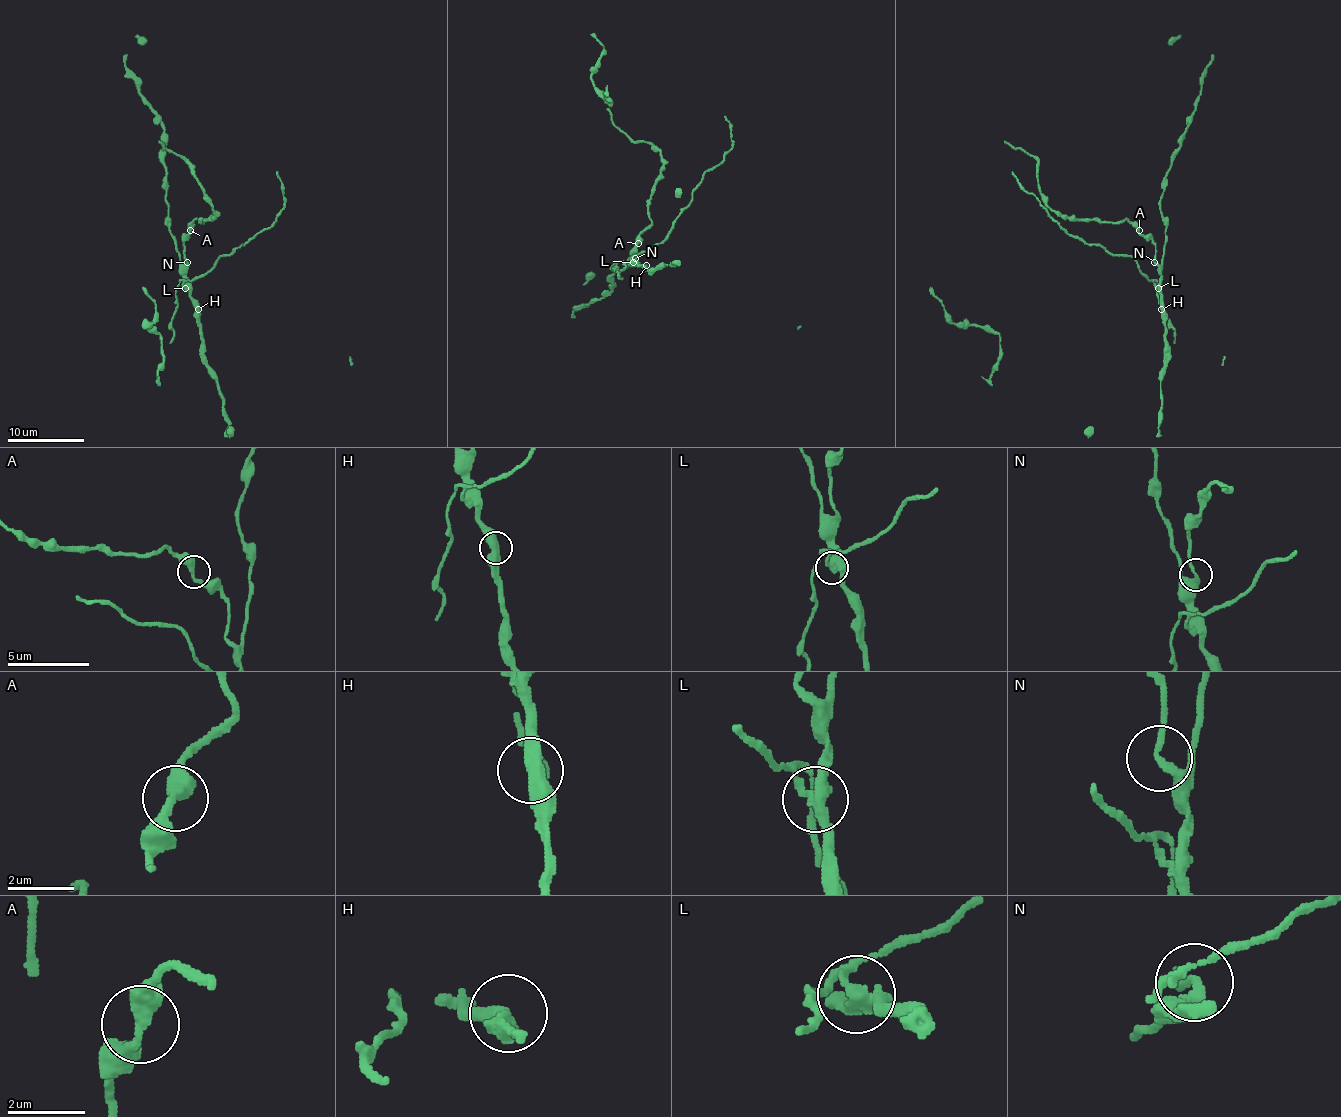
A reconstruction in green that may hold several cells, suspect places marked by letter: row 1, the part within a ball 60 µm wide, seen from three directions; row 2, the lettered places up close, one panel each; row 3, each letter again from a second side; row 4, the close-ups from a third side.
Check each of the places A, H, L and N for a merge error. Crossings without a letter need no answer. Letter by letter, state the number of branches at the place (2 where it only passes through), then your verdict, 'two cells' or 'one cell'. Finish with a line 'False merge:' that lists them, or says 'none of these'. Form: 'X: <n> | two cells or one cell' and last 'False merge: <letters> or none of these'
A: 2 | one cell
H: 2 | one cell
L: 3 | two cells
N: 2 | one cell
False merge: L

